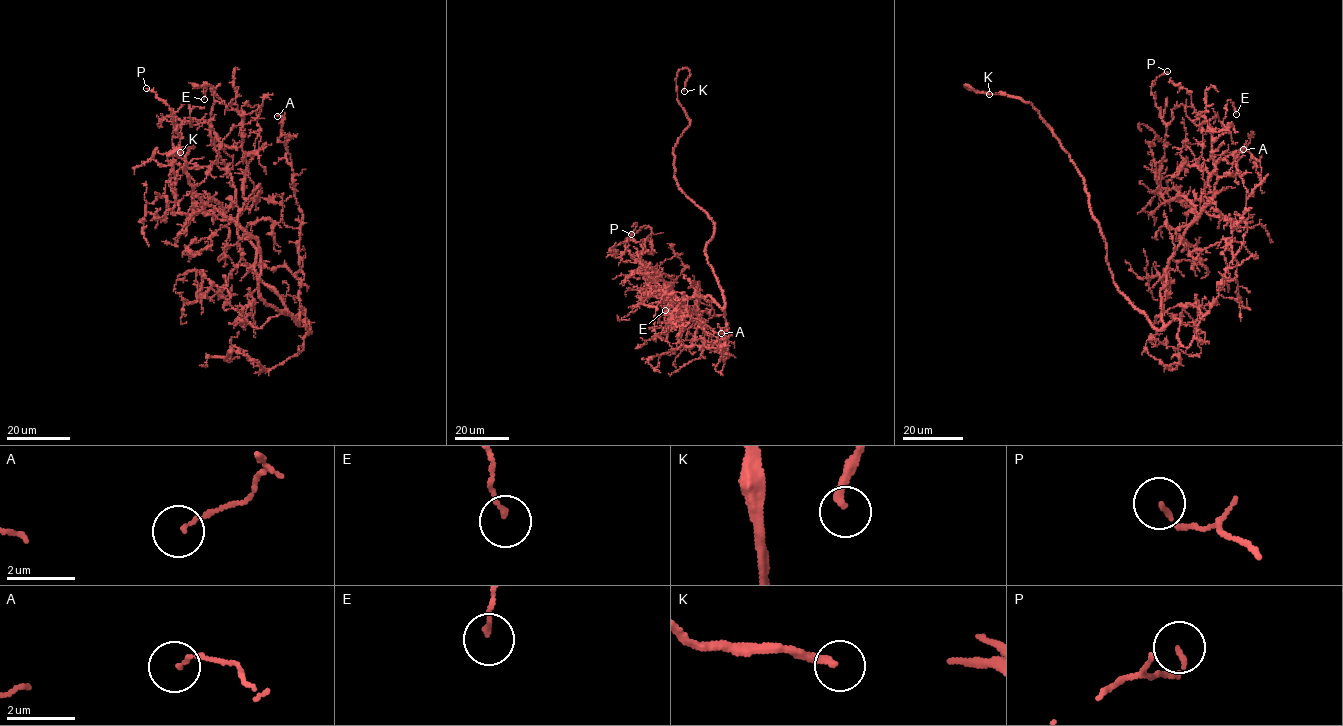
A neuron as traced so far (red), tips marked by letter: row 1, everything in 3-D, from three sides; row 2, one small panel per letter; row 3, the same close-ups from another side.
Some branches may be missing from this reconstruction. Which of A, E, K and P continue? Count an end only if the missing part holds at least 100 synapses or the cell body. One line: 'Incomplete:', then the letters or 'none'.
Incomplete: K

